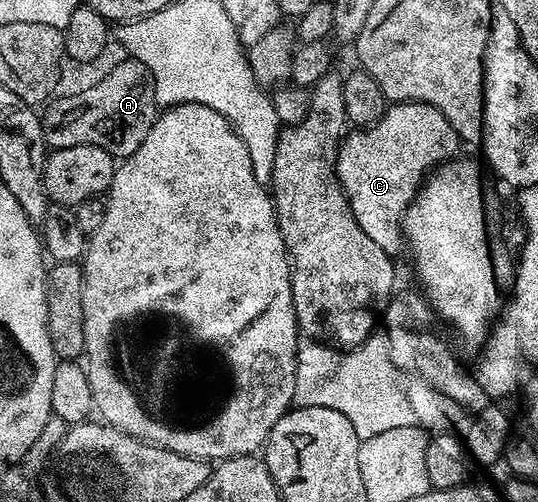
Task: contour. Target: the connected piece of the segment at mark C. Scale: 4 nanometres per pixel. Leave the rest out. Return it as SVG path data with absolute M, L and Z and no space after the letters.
M396 102L384 109L375 125L352 129L340 141L335 157L335 171L349 200L349 208L353 208L353 220L357 220L365 236L369 236L369 240L375 241L379 247L385 248L387 254L402 255L405 250L403 213L419 193L427 175L432 173L436 166L452 161L460 153L459 146L461 147L461 139L453 124L445 120L441 111L424 102Z

